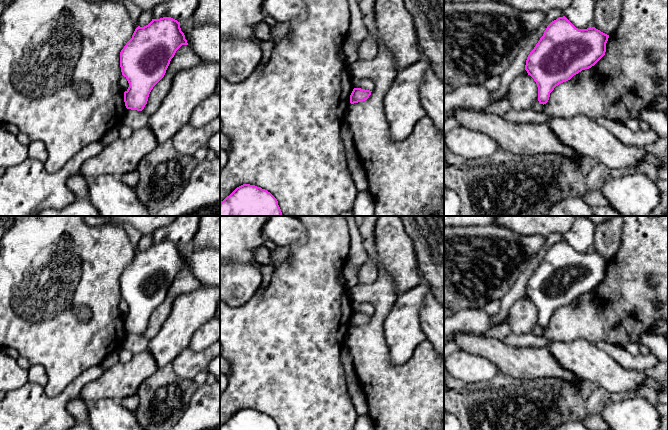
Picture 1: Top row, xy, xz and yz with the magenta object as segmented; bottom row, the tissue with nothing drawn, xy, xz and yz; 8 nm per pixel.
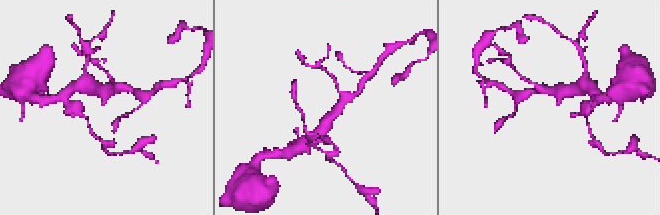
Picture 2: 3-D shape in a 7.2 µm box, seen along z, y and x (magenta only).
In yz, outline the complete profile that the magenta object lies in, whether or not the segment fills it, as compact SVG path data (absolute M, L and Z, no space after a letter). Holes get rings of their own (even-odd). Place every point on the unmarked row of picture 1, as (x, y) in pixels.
M565 240L552 245L527 281L525 294L537 308L539 328L546 328L550 317L559 308L570 304L582 294L594 290L606 276L609 259L595 251L576 252Z

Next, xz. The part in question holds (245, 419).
M243 408L220 426L220 430L279 430L277 423L267 414Z

